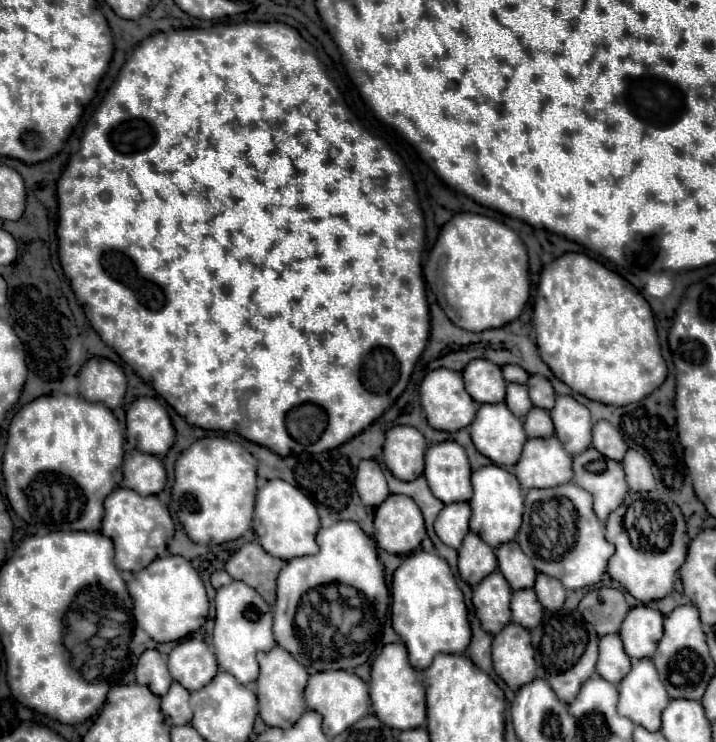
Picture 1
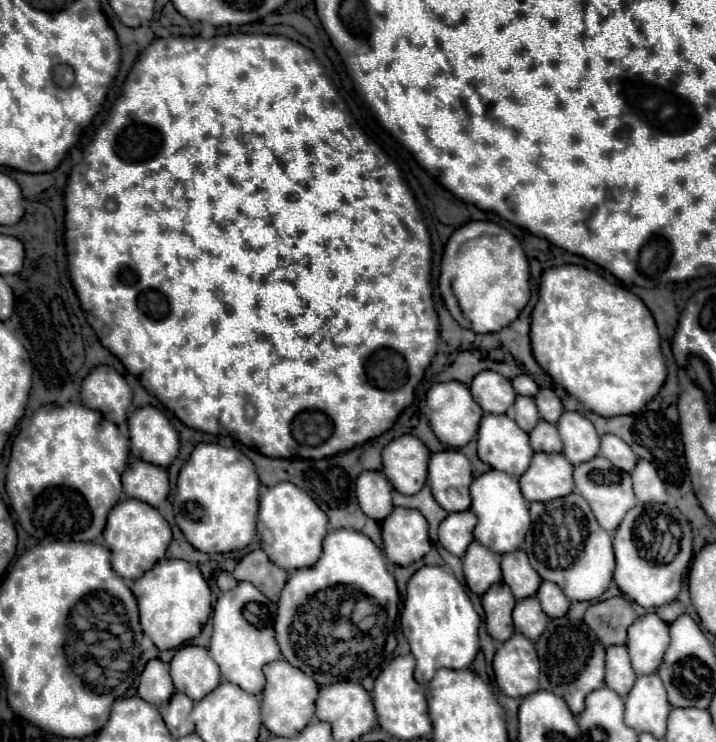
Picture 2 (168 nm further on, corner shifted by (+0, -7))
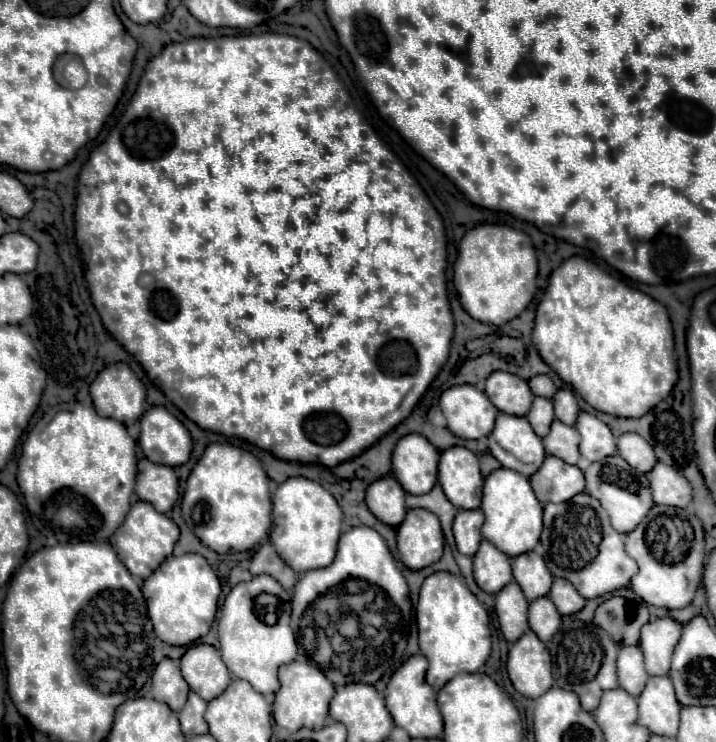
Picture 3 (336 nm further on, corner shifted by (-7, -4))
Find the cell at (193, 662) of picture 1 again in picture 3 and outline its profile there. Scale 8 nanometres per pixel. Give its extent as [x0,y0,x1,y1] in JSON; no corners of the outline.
[180,644,230,702]

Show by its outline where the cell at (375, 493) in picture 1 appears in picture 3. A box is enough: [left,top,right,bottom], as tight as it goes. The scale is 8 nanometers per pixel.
[366,474,406,528]

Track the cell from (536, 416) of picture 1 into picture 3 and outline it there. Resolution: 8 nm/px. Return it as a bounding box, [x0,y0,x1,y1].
[542,420,580,464]

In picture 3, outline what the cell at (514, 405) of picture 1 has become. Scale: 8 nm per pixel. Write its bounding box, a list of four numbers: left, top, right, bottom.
[526,396,554,436]

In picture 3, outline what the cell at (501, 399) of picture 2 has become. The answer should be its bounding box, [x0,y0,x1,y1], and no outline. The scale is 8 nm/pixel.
[484,372,534,416]

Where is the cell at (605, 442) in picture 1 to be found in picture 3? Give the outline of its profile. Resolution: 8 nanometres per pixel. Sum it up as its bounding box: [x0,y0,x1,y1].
[616,434,656,472]

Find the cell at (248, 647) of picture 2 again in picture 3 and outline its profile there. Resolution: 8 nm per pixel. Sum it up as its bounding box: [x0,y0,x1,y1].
[218,576,296,696]

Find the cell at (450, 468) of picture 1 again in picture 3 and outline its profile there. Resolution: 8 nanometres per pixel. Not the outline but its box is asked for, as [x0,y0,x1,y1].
[438,446,484,508]

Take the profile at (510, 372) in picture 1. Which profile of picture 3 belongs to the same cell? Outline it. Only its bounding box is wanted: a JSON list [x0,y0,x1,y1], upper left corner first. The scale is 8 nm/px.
[528,376,556,398]

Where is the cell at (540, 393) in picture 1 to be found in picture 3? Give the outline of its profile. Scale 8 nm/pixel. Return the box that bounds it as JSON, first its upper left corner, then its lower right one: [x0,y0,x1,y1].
[552,388,578,426]

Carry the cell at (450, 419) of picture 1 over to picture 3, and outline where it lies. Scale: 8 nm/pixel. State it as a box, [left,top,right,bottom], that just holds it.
[438,384,498,440]

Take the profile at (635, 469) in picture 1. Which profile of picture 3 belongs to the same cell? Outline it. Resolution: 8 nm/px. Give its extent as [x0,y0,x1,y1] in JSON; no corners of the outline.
[650,462,692,508]

